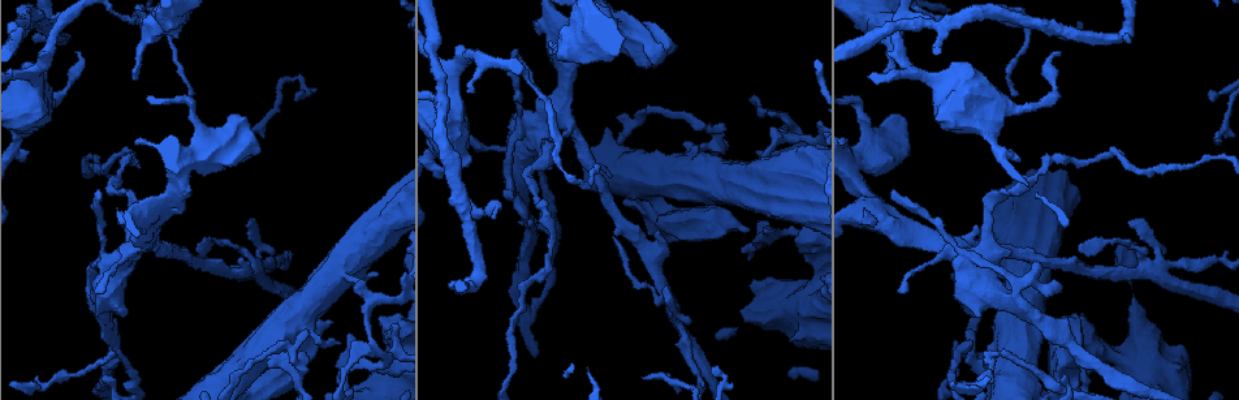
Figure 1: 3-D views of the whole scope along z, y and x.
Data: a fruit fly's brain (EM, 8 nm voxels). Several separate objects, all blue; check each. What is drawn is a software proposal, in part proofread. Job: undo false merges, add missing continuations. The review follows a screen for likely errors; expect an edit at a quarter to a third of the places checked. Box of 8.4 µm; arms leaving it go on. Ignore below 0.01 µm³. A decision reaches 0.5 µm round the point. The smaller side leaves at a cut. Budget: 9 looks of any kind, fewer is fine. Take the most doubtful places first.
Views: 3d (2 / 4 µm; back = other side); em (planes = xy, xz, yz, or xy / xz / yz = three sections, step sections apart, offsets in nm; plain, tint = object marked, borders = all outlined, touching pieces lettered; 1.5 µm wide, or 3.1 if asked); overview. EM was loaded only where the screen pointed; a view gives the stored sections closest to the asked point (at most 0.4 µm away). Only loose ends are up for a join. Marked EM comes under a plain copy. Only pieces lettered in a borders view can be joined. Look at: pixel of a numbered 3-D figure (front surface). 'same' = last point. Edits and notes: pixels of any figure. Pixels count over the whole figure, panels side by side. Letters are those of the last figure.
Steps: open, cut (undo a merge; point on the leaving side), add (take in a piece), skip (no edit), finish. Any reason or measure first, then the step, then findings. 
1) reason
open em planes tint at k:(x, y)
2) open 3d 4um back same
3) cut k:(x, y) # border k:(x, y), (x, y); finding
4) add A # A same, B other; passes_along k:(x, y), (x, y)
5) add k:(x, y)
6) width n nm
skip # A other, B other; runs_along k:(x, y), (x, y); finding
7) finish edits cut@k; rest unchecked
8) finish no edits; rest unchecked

free end
open 3d 4um back at 1:(656, 232)

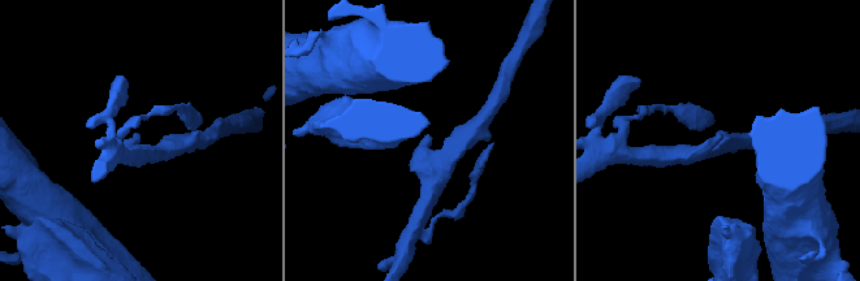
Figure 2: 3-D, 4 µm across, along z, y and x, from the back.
open em yz step 8 tint at 2:(425, 136)

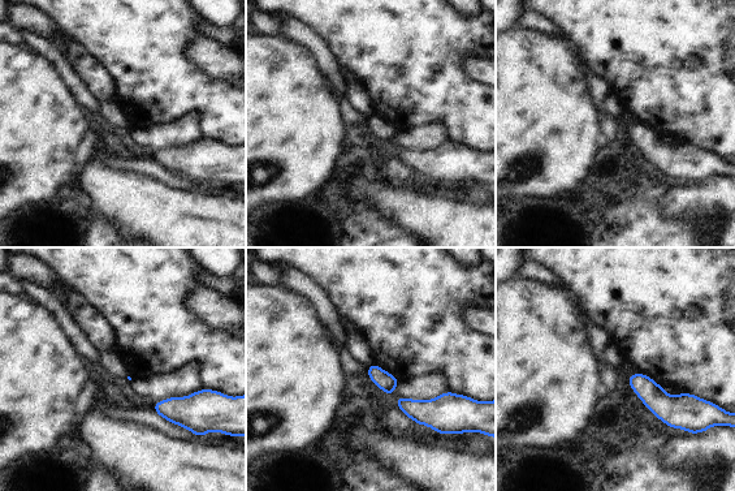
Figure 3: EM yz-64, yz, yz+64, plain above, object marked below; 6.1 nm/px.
see the neighbours
open em yz step 8 borders same

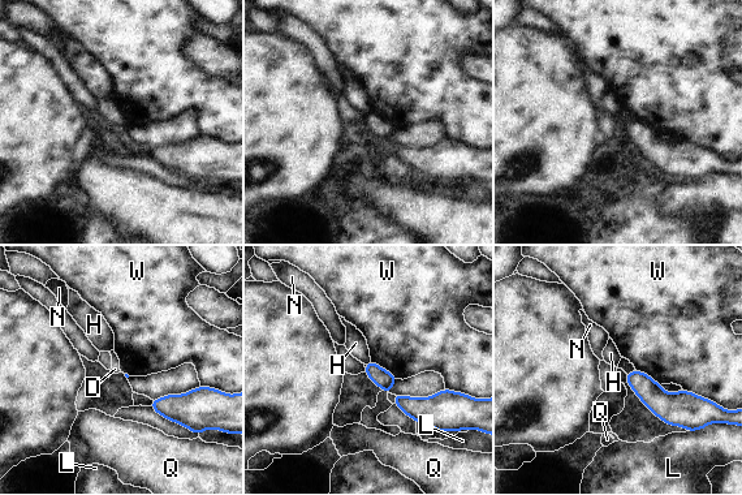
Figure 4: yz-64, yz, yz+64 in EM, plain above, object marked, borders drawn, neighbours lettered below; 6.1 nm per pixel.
skip # D other, H other, L other, N other, Q other, W other; border 4:(370, 360), (366, 365); none of them fits

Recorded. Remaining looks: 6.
branch stops here
open 3d 4um at 1:(192, 93)

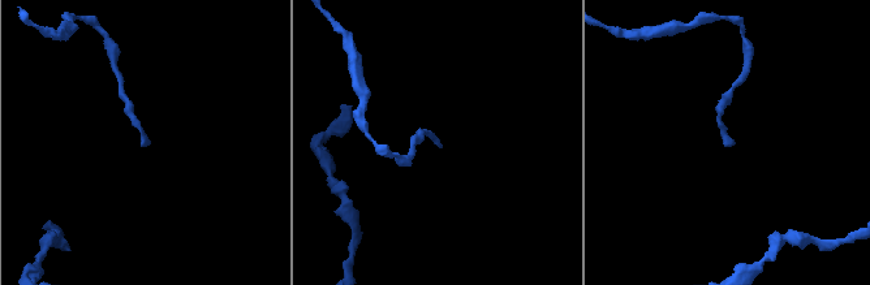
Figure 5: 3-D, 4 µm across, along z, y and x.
open em planes borders at 5:(733, 141)

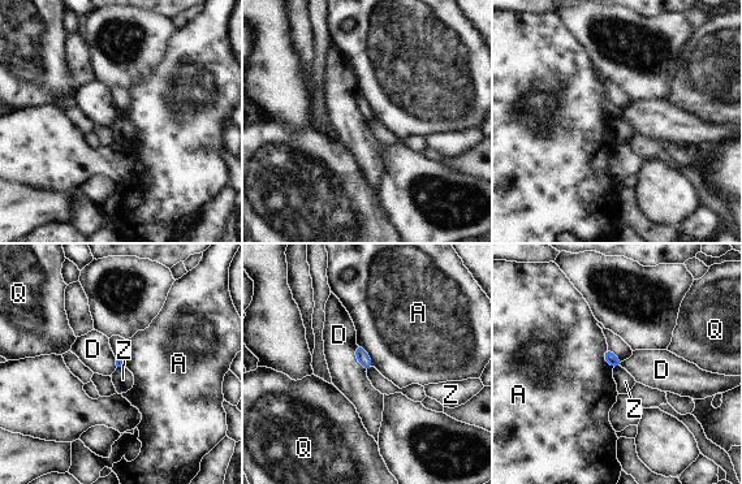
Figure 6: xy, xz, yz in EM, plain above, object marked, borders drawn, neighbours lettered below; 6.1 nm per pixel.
skip # A other, D other, Q other, Z other; border 6:(356, 345), (356, 358), (366, 370); no lettered piece goes on from it

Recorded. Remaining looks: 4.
thin end
open em planes borders at 1:(102, 293)

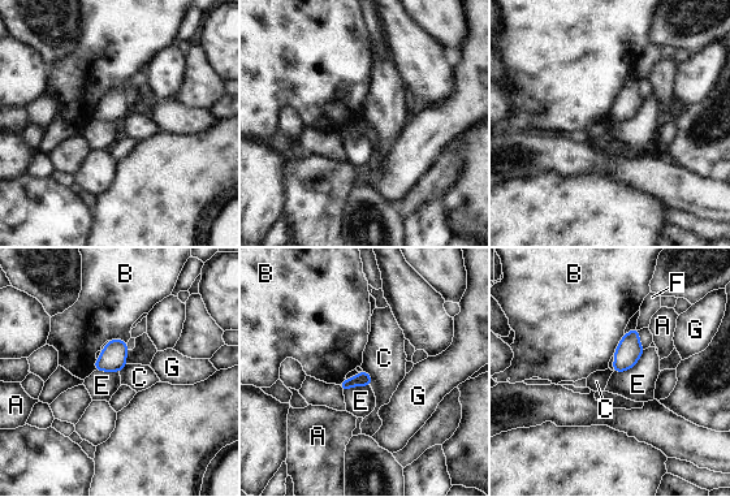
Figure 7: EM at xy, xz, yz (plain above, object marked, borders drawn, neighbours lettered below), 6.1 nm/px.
width 100 nm
skip # A other, B other, C other, E other, F other, G other; border 7:(363, 370), (370, 375), (371, 385); no lettered piece goes on from it

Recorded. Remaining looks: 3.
sharp bend
open em planes borders at 1:(1115, 40)

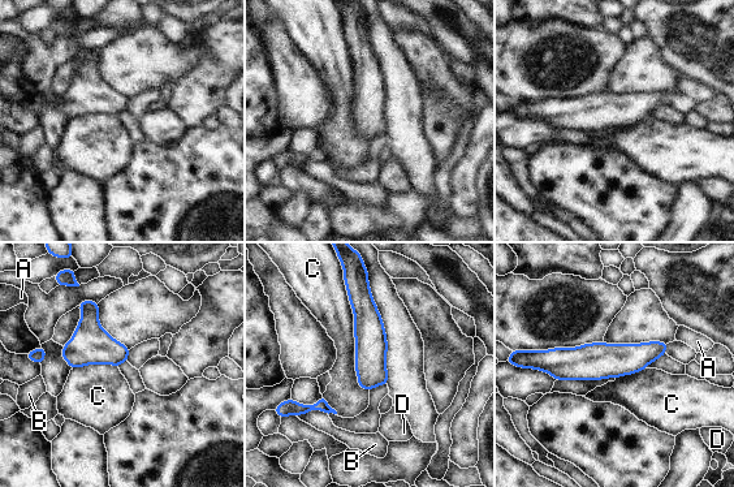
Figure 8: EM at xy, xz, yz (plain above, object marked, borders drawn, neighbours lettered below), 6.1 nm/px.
skip # A other, B other, C other, D other; all the same cell

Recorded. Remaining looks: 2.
finish no edits; rest unchecked

